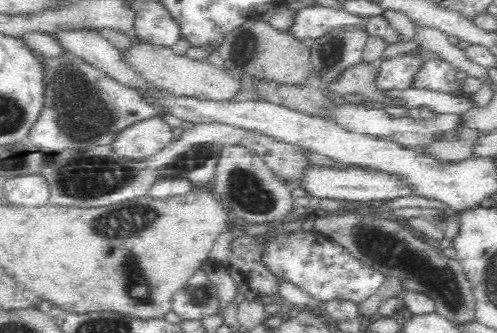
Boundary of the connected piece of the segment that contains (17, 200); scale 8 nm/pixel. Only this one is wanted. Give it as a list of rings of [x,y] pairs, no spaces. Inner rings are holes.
[[[40,173],[24,174],[6,178],[4,194],[18,206],[44,206],[48,202],[49,187]]]

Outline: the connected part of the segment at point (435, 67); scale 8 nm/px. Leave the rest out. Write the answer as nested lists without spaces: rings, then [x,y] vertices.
[[[430,58],[418,72],[414,88],[428,88],[439,92],[454,93],[460,84],[459,73],[446,60]]]

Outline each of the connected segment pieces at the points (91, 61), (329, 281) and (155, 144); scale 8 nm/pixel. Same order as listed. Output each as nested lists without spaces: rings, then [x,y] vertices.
[[[56,27],[51,33],[80,61],[97,68],[120,84],[127,87],[148,86],[143,79],[136,77],[130,68],[124,66],[124,63],[119,62],[118,50],[97,31]]]
[[[298,231],[294,237],[272,238],[262,250],[262,261],[276,278],[286,278],[296,284],[302,292],[322,302],[329,298],[344,298],[360,303],[384,284],[387,276],[379,270],[352,258],[349,252],[321,234]]]
[[[159,115],[126,128],[111,146],[130,160],[146,161],[174,140],[173,130]]]

